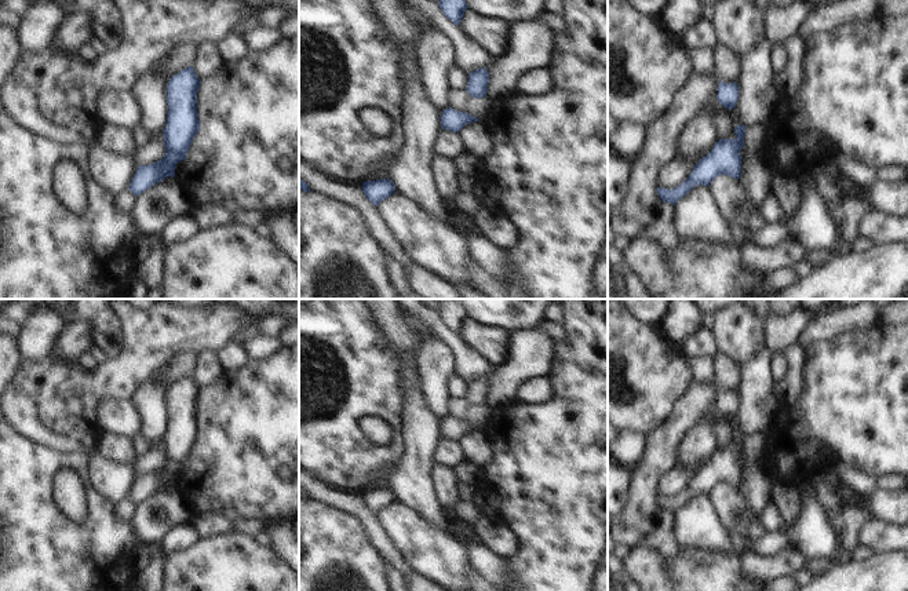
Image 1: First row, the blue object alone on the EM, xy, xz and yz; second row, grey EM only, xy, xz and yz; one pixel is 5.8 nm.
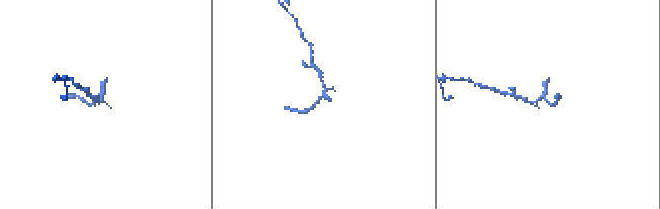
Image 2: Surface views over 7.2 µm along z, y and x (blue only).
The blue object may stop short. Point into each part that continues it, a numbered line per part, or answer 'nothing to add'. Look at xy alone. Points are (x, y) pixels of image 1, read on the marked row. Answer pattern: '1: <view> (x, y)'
nothing to add

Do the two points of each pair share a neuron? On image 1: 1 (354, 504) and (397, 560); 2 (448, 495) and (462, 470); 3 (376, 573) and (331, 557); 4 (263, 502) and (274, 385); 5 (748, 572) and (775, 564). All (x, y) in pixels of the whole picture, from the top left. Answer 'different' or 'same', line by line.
1: same
2: different
3: same
4: same
5: same

